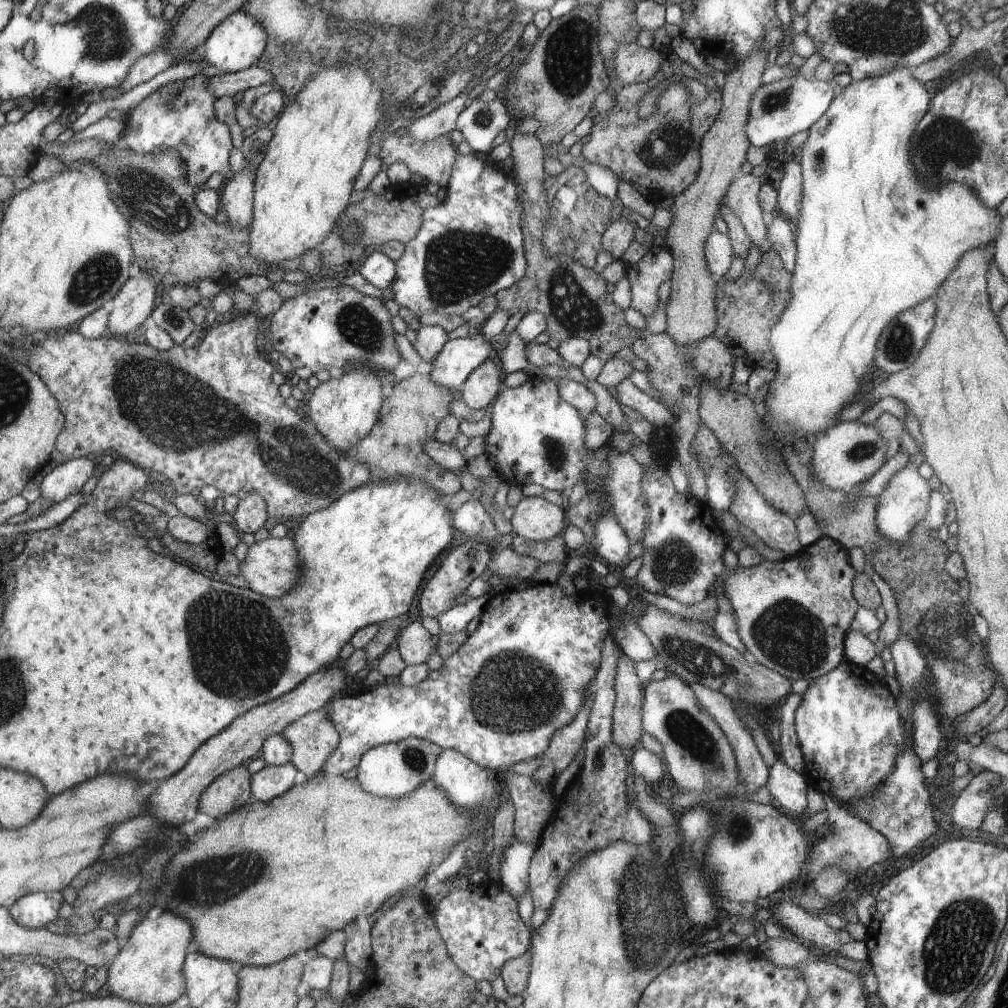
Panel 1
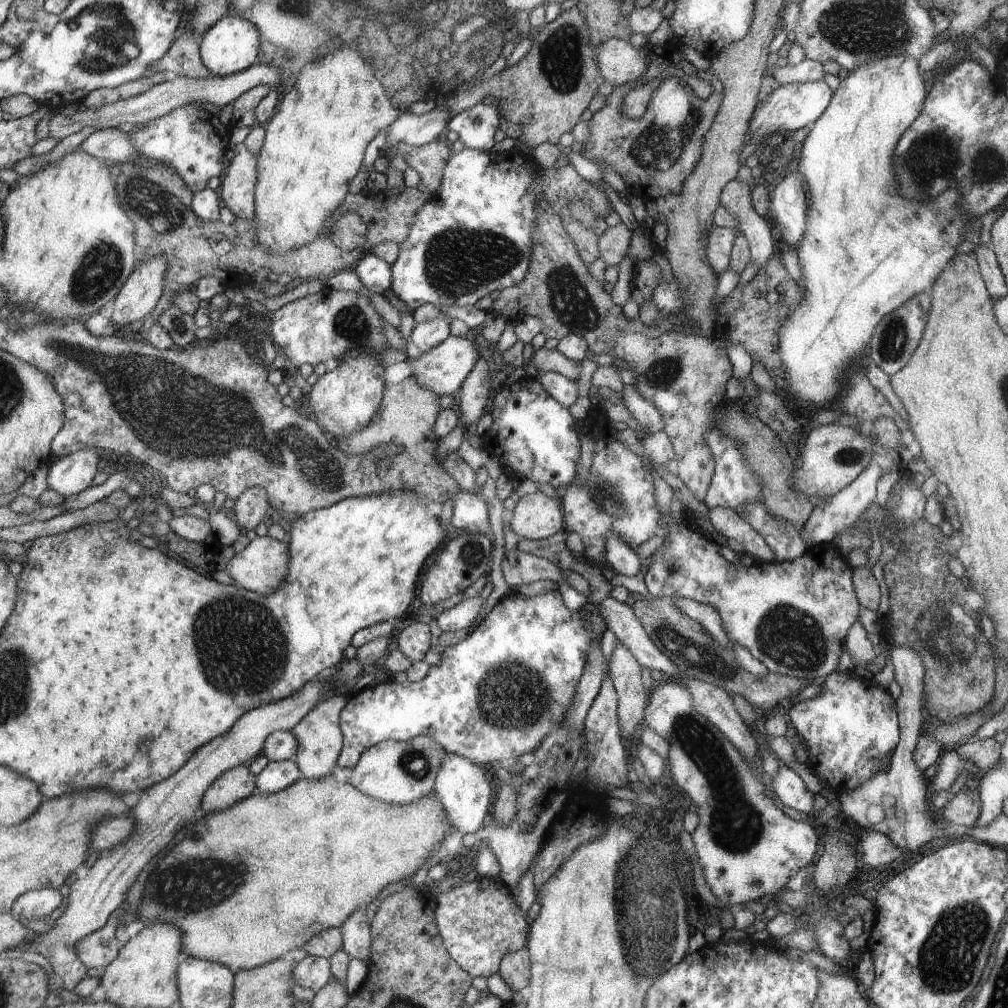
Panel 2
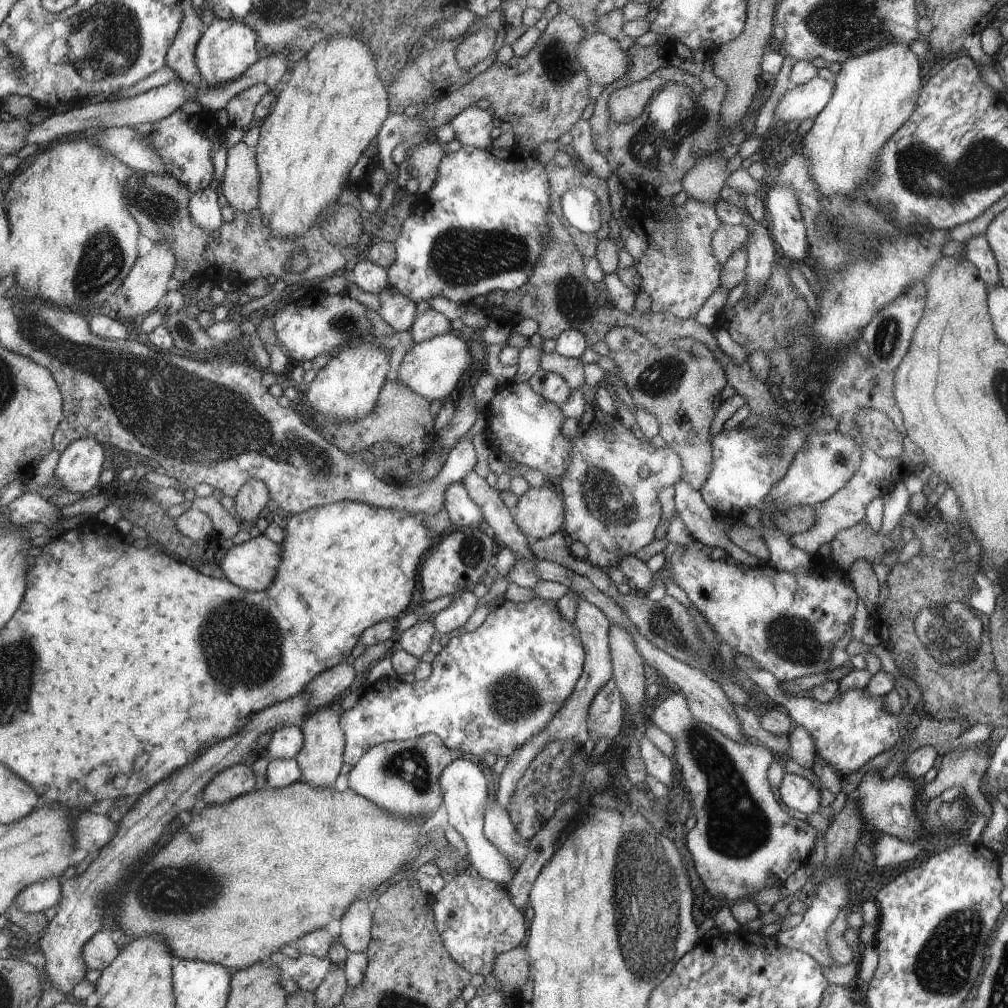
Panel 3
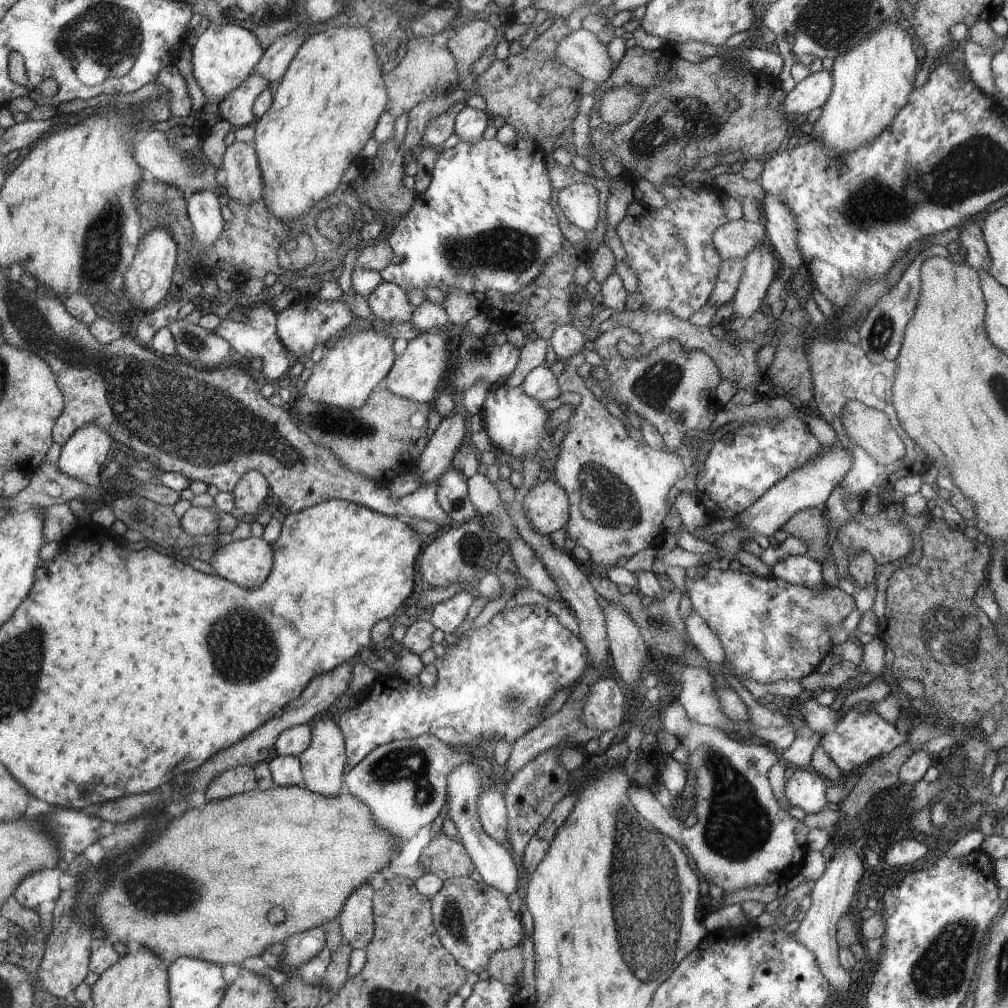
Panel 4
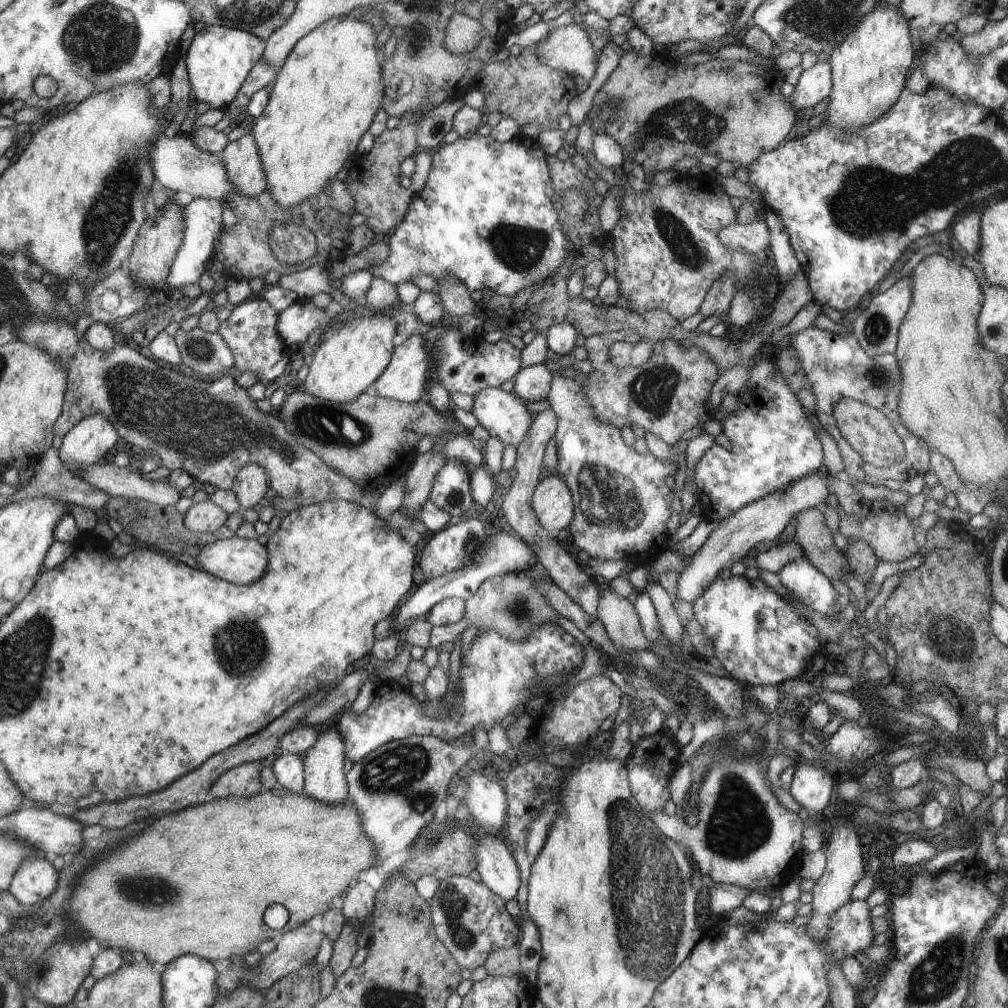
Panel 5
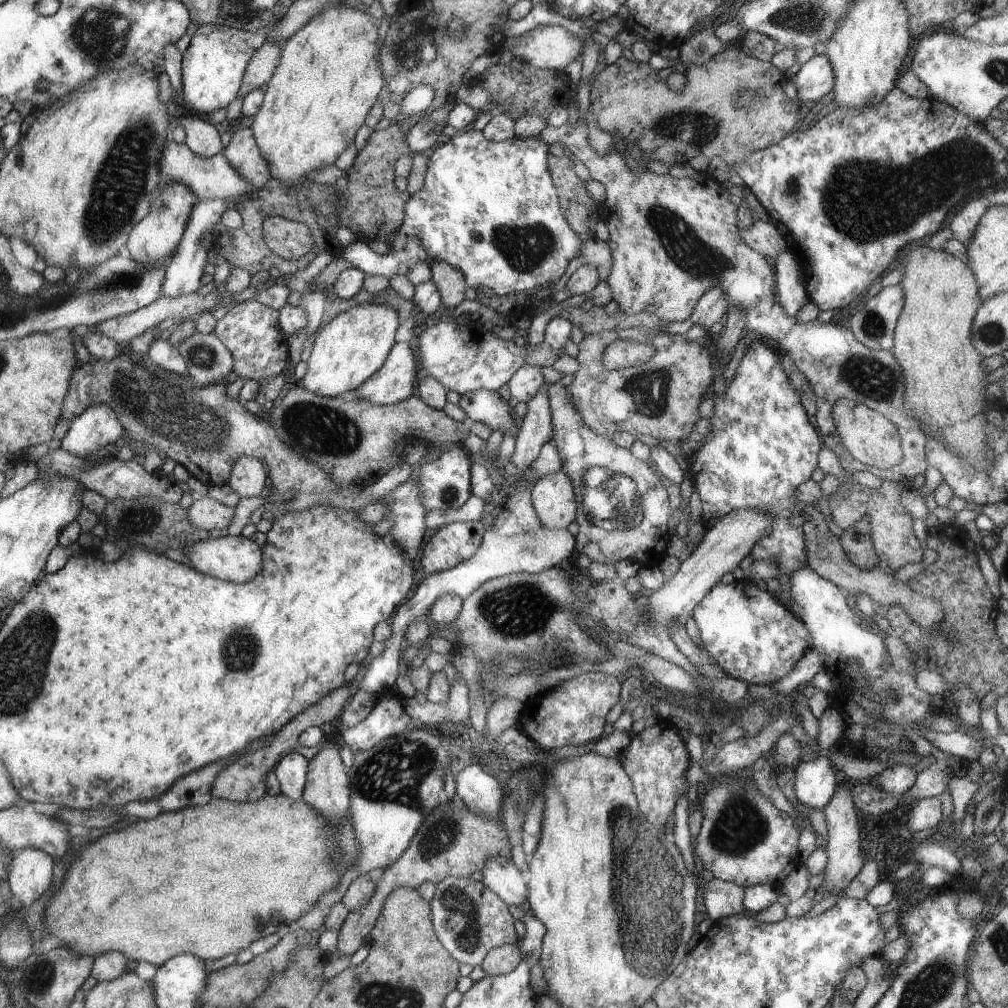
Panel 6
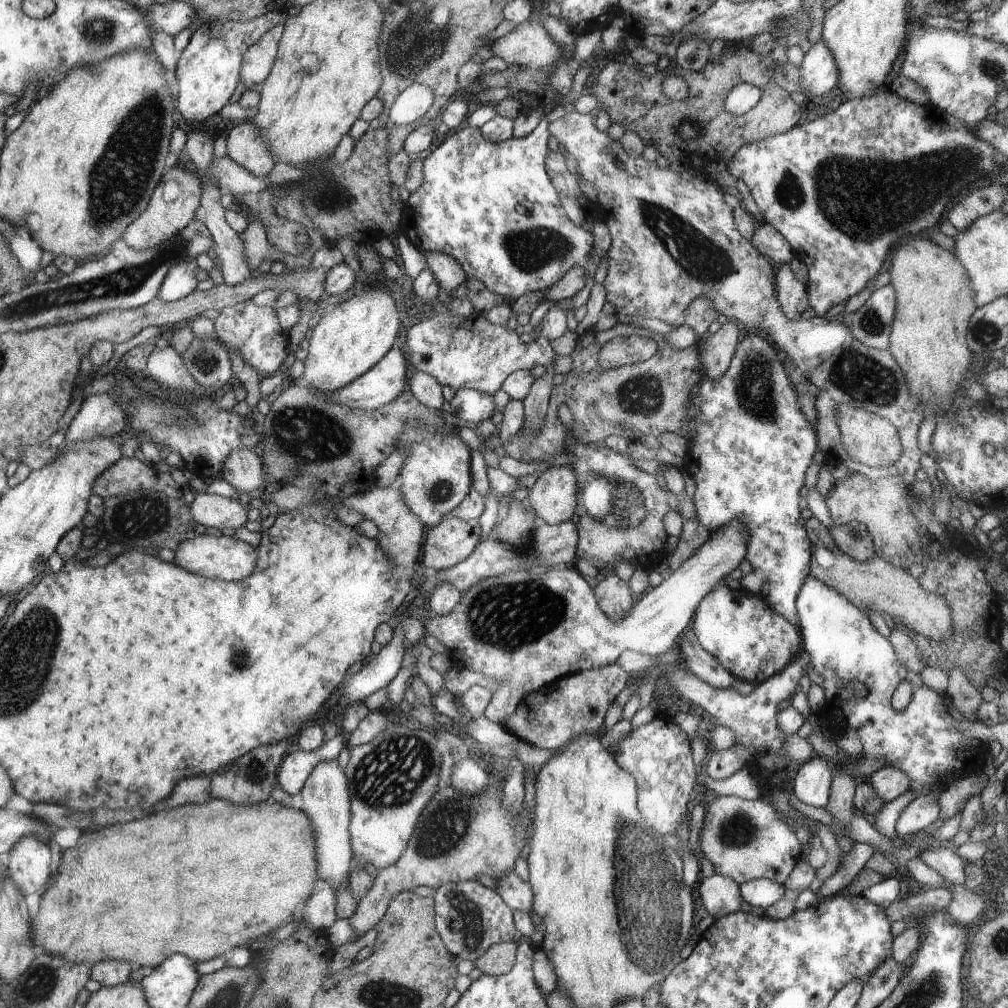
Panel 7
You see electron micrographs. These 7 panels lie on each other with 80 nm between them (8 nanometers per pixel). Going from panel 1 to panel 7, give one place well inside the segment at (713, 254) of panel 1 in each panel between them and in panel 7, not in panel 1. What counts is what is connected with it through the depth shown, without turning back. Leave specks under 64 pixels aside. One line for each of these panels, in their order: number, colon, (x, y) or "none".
2: (720, 241)
3: (729, 238)
4: (737, 238)
5: (753, 238)
6: (763, 237)
7: (767, 239)

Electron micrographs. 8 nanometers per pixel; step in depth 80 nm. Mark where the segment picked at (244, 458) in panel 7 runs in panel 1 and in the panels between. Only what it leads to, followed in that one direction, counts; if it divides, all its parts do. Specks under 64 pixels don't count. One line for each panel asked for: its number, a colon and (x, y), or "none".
1: (250, 515)
2: (250, 508)
3: (254, 495)
4: (249, 494)
5: (251, 484)
6: (248, 478)

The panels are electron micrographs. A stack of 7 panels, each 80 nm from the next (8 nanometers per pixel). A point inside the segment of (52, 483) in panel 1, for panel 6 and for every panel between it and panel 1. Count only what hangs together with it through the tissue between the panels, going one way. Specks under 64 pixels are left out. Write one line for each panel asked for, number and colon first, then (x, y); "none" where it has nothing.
2: (73, 474)
3: (79, 469)
4: (81, 457)
5: (89, 441)
6: (98, 426)

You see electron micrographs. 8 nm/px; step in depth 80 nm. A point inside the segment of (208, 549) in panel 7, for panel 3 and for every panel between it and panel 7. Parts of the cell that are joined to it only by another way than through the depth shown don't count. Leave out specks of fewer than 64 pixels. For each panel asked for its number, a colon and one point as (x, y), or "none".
3: (252, 565)
4: (248, 563)
5: (241, 561)
6: (237, 559)

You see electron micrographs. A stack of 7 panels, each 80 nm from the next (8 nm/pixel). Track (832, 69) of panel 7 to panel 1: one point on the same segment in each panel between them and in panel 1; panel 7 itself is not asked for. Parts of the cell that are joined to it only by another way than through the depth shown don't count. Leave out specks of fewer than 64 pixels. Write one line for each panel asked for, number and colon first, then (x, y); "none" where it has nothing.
1: (781, 109)
2: (790, 107)
3: (802, 102)
4: (812, 93)
5: (814, 85)
6: (815, 78)

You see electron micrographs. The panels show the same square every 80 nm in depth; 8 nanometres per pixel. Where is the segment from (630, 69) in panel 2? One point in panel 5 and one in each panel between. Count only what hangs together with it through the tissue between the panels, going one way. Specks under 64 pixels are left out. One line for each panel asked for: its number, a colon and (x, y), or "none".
3: (601, 57)
4: (582, 50)
5: (569, 48)

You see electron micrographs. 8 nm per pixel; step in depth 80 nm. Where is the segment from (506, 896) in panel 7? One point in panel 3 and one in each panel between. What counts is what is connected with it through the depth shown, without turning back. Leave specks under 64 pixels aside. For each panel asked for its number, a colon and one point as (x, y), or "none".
3: (464, 785)
4: (496, 864)
5: (498, 869)
6: (500, 874)

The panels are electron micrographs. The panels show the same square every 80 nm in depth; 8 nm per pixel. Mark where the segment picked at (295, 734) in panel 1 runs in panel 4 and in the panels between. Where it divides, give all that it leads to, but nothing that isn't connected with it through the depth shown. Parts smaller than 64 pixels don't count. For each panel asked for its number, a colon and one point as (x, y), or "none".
2: (320, 737)
3: (322, 756)
4: (322, 764)

